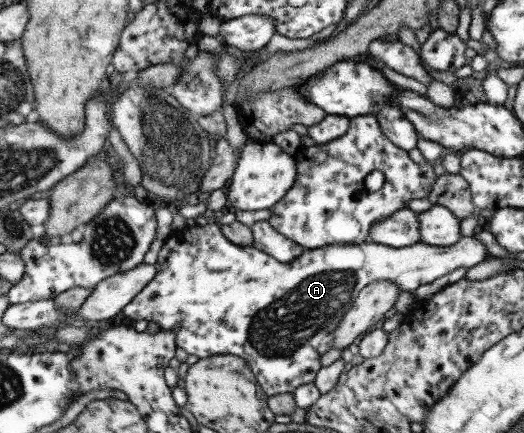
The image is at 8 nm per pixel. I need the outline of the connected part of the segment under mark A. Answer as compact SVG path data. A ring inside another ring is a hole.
M208 223L206 226L195 225L194 227L186 227L184 229L176 229L169 235L167 242L162 246L162 250L158 254L158 260L155 263L156 274L154 278L142 289L140 294L137 294L128 304L121 310L121 313L126 318L127 322L138 322L146 320L148 322L155 322L160 326L160 329L165 331L172 329L175 332L175 341L178 347L183 348L188 354L195 354L200 359L208 358L214 355L234 355L246 360L250 365L251 371L257 378L258 384L268 396L275 394L293 393L298 386L312 383L317 375L317 372L322 368L320 365L320 355L316 351L318 345L323 340L326 340L331 332L338 328L340 320L347 314L347 310L351 307L354 299L359 295L359 292L368 284L373 282L380 282L381 280L389 280L397 284L397 287L402 291L414 292L422 284L434 282L436 278L442 278L444 274L450 274L456 268L463 267L464 270L480 264L484 259L490 258L484 244L473 236L464 236L458 240L457 244L452 247L434 247L422 242L406 246L403 248L388 247L384 244L366 243L366 244L348 244L348 245L334 245L322 246L322 248L308 249L302 256L298 256L296 260L289 263L281 263L274 260L272 256L268 256L264 252L253 248L253 246L236 246L222 234L220 224Z

